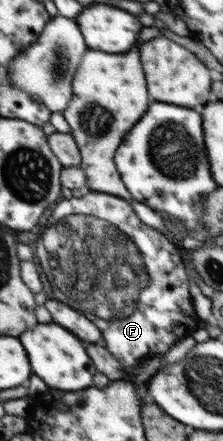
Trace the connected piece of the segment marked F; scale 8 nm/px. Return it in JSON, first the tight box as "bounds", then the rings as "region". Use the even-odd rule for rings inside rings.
{"bounds":[35,190,202,381],"region":[[[86,190],[82,197],[59,201],[42,227],[44,245],[58,263],[54,265],[42,247],[35,252],[52,284],[54,299],[80,312],[102,331],[104,345],[116,360],[122,362],[127,381],[133,381],[130,377],[136,364],[154,354],[165,354],[174,344],[192,336],[200,327],[202,319],[194,307],[189,277],[179,248],[162,232],[144,224],[124,199],[105,192]]]}

